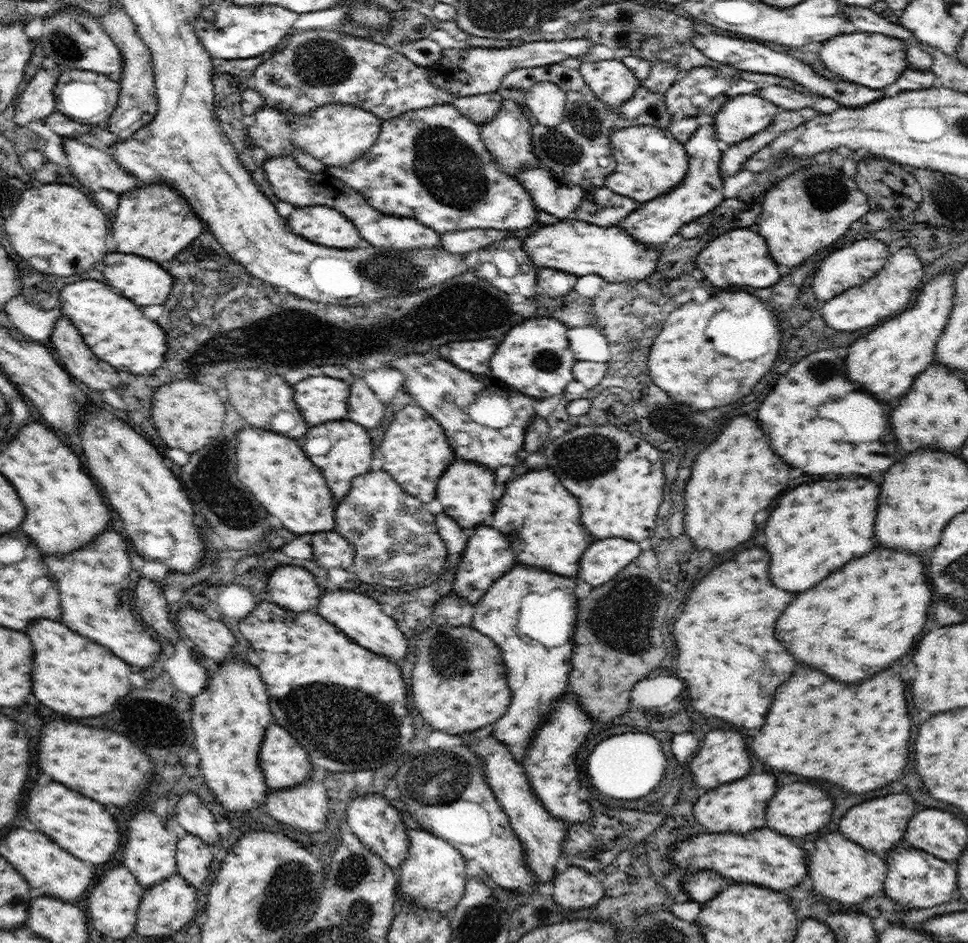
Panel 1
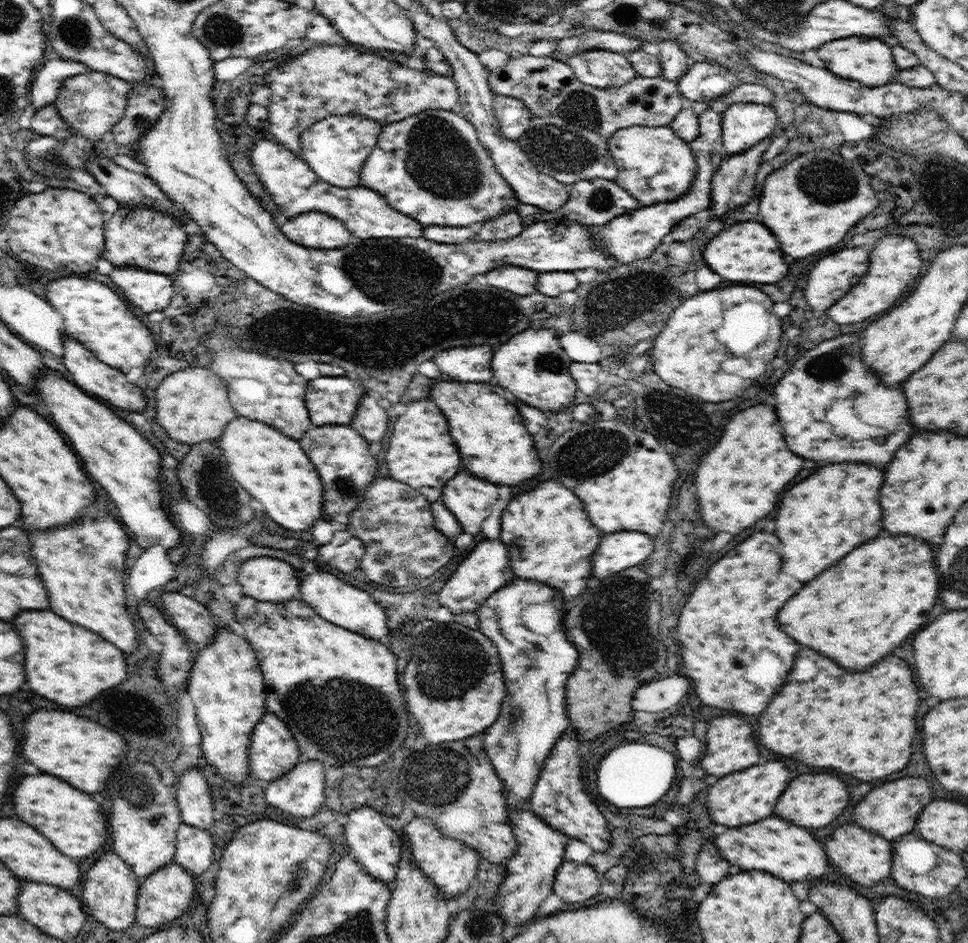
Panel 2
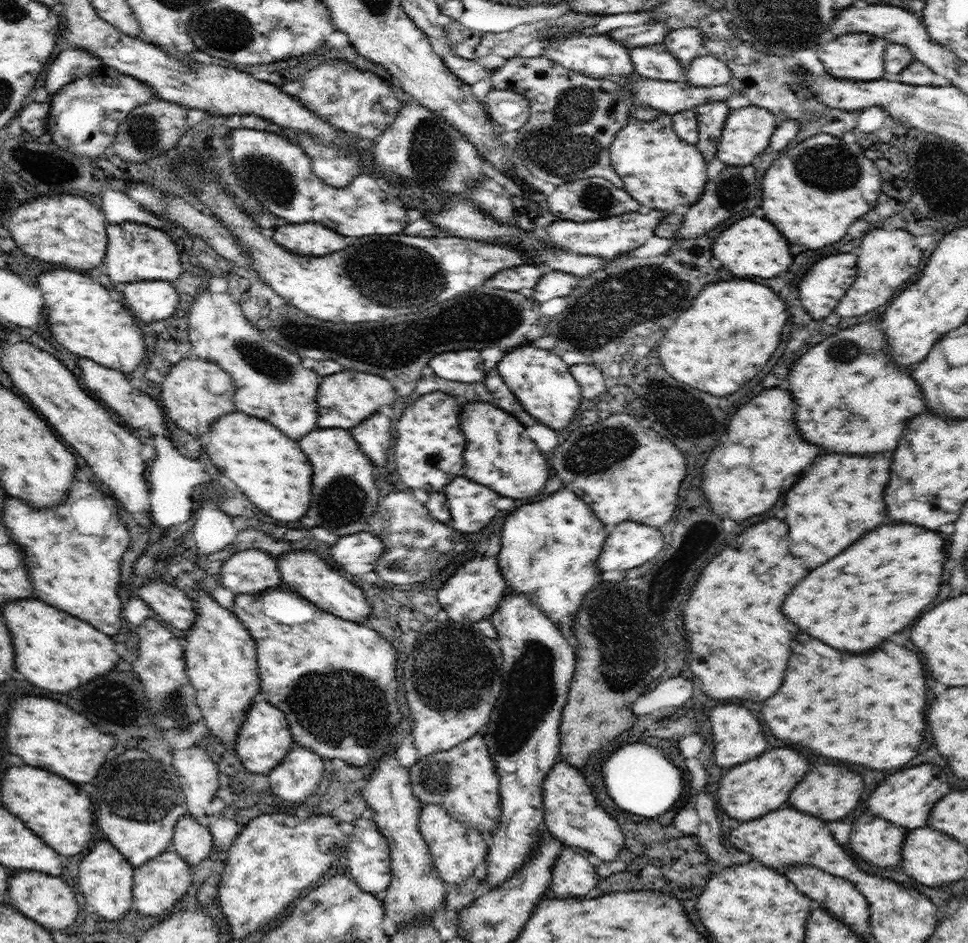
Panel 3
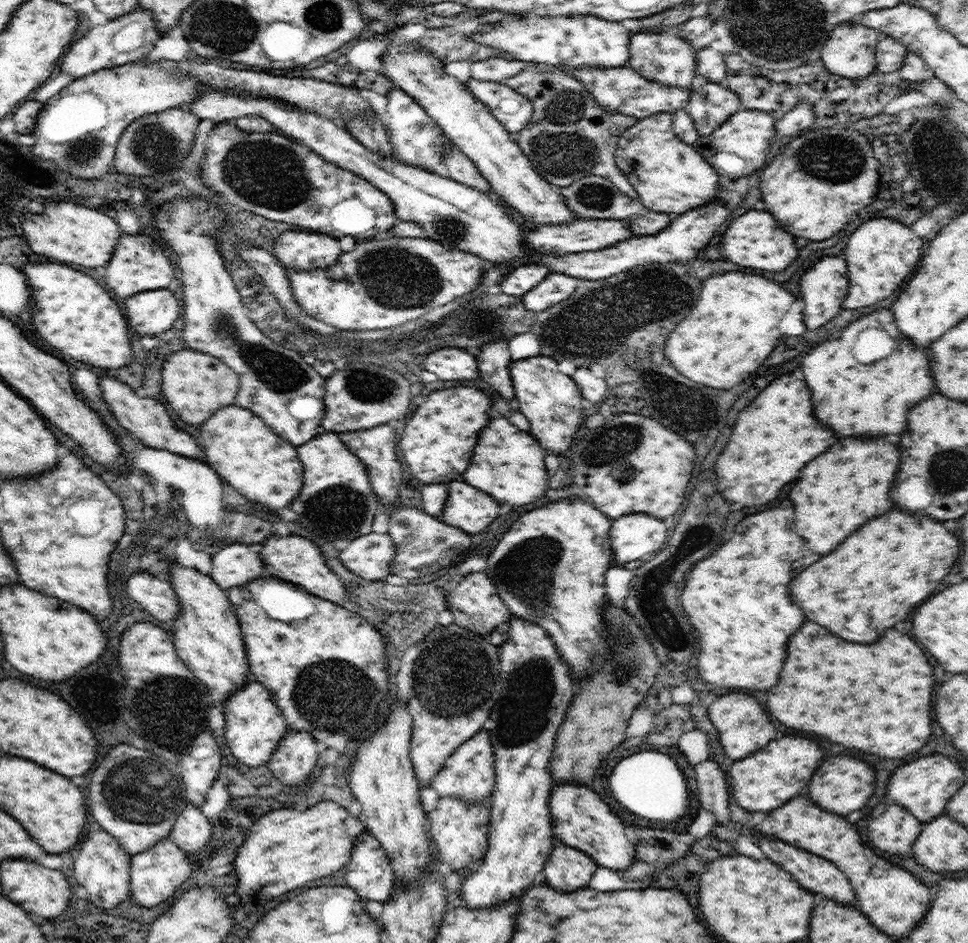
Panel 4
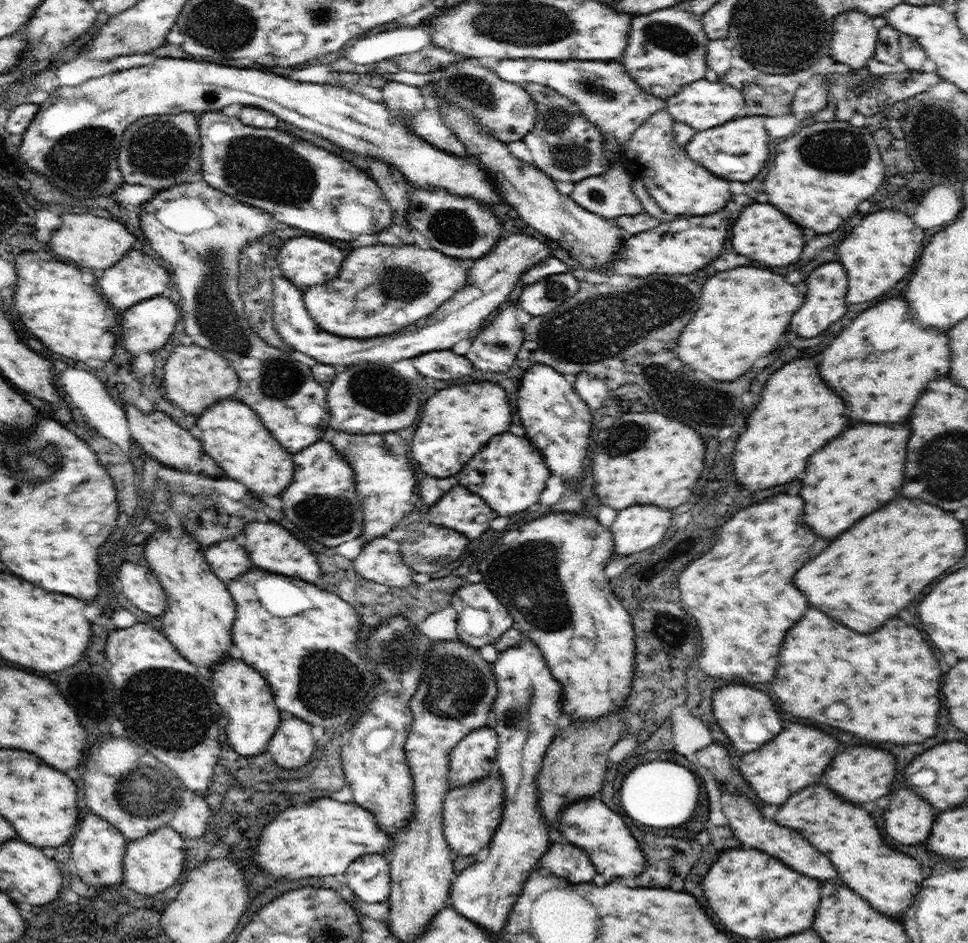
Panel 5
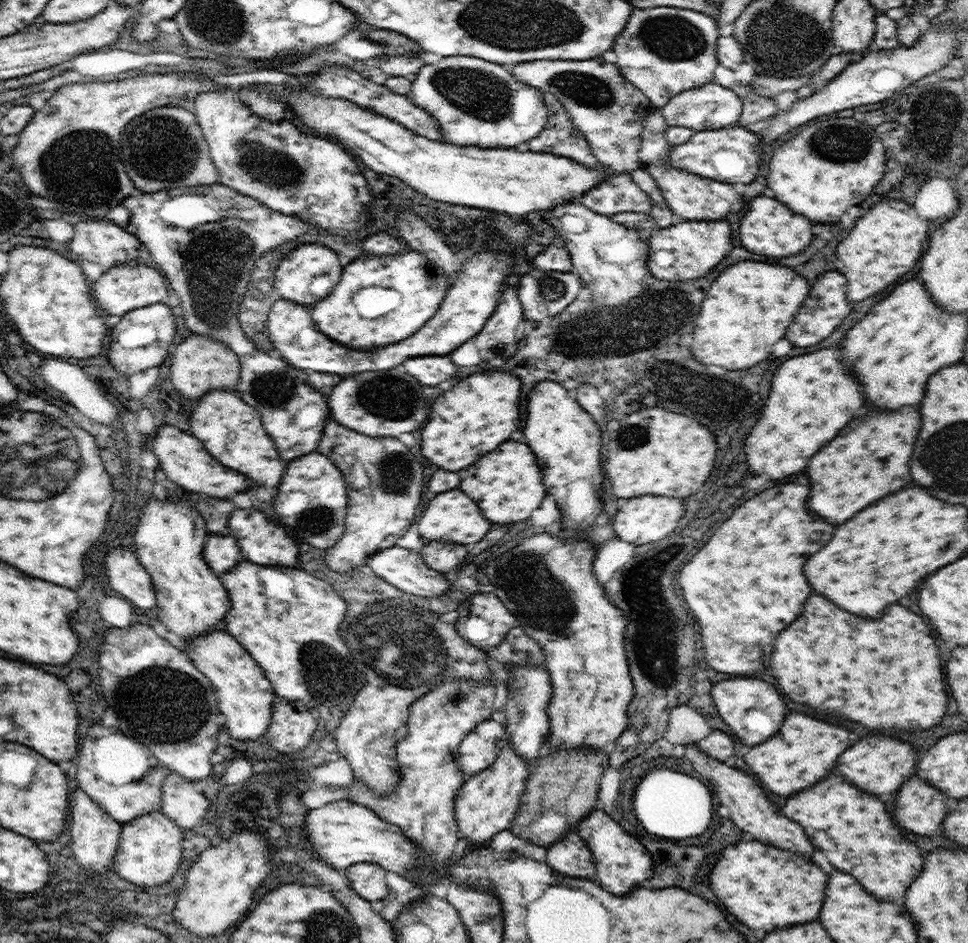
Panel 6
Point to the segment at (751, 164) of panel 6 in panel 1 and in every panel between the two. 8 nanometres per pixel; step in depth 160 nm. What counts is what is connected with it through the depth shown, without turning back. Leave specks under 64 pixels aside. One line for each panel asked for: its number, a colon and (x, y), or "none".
1: (743, 116)
2: (744, 124)
3: (748, 131)
4: (740, 146)
5: (737, 150)

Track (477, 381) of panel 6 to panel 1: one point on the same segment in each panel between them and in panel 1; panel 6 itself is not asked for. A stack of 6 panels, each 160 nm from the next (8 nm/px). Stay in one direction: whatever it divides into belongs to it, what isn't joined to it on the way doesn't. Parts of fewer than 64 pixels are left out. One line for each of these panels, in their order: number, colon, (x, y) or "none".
1: (416, 453)
2: (421, 454)
3: (429, 452)
4: (439, 440)
5: (455, 422)

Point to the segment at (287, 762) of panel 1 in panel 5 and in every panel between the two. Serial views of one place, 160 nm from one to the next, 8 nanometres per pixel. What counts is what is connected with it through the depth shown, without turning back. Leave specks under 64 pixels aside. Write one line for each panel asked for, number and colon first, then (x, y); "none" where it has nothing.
2: (273, 751)
3: (264, 738)
4: (254, 725)
5: (246, 700)

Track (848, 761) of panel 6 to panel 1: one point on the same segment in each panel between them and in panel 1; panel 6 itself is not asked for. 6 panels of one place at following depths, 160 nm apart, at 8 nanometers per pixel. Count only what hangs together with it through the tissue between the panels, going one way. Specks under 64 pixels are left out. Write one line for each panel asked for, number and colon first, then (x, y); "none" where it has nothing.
1: (798, 809)
2: (812, 800)
3: (829, 792)
4: (851, 782)
5: (861, 773)

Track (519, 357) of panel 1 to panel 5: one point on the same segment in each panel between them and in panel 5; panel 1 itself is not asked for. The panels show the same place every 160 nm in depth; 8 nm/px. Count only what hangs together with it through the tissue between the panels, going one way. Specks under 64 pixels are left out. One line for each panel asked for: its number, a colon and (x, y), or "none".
2: (532, 364)
3: (543, 383)
4: (551, 401)
5: (547, 403)

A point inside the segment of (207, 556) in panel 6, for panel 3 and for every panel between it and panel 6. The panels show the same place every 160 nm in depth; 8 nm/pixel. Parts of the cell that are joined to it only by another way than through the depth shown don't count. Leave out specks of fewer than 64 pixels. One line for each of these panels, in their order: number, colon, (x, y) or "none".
3: (251, 571)
4: (238, 564)
5: (228, 560)

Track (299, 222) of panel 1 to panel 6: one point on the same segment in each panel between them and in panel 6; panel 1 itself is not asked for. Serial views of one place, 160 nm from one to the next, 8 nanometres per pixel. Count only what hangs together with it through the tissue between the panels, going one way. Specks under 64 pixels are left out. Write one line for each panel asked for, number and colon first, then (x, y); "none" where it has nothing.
2: (313, 229)
3: (311, 238)
4: (301, 249)
5: (305, 262)
6: (310, 273)

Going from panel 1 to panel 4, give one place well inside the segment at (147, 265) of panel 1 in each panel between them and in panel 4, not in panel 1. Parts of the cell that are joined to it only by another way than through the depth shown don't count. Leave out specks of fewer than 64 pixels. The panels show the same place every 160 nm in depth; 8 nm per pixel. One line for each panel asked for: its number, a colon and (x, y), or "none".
2: (150, 291)
3: (150, 300)
4: (151, 312)

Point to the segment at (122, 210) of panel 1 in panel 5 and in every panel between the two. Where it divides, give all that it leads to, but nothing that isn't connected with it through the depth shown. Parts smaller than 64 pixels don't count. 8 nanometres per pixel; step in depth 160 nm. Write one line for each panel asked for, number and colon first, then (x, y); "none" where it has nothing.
2: (137, 236)
3: (136, 251)
4: (138, 264)
5: (136, 277)

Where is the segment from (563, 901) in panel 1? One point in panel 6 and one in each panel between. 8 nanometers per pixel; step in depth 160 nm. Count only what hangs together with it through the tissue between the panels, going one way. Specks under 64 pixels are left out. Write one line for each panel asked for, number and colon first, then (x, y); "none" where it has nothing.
2: (574, 882)
3: (573, 874)
4: (567, 869)
5: (566, 860)
6: (570, 855)

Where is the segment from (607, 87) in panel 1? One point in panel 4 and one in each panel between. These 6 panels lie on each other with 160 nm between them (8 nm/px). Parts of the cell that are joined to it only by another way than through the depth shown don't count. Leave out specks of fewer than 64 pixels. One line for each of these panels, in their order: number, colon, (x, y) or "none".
2: (599, 68)
3: (597, 56)
4: (578, 40)

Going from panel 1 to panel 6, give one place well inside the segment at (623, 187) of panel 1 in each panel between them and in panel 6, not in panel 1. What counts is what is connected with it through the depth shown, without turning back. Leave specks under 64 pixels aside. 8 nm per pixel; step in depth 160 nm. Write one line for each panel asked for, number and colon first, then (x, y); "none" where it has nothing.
2: (654, 165)
3: (658, 169)
4: (670, 177)
5: (681, 187)
6: (692, 197)

